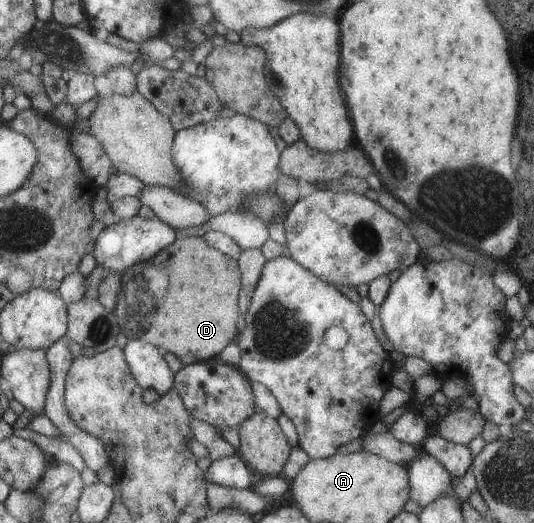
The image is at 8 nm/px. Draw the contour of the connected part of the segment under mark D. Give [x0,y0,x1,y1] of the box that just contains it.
[114,236,239,366]

